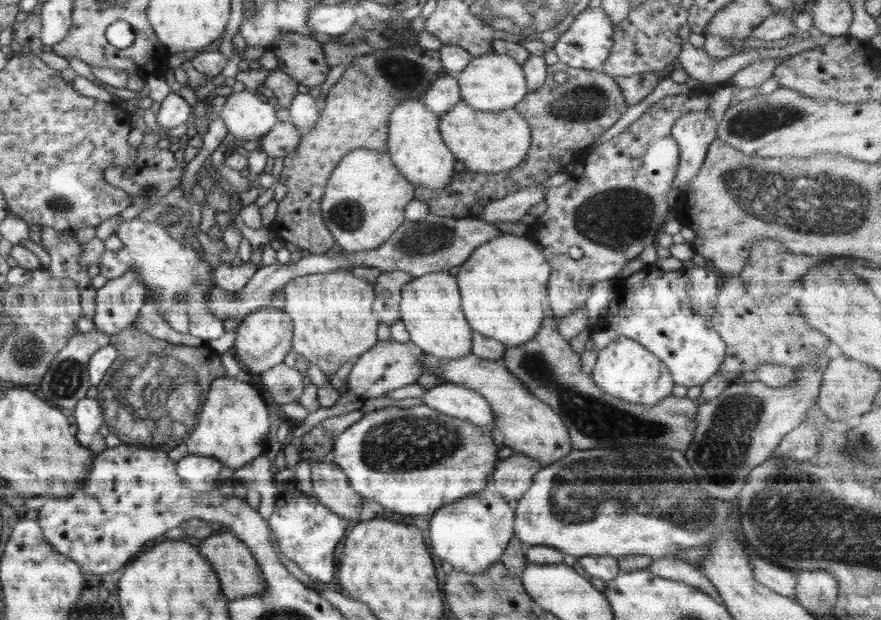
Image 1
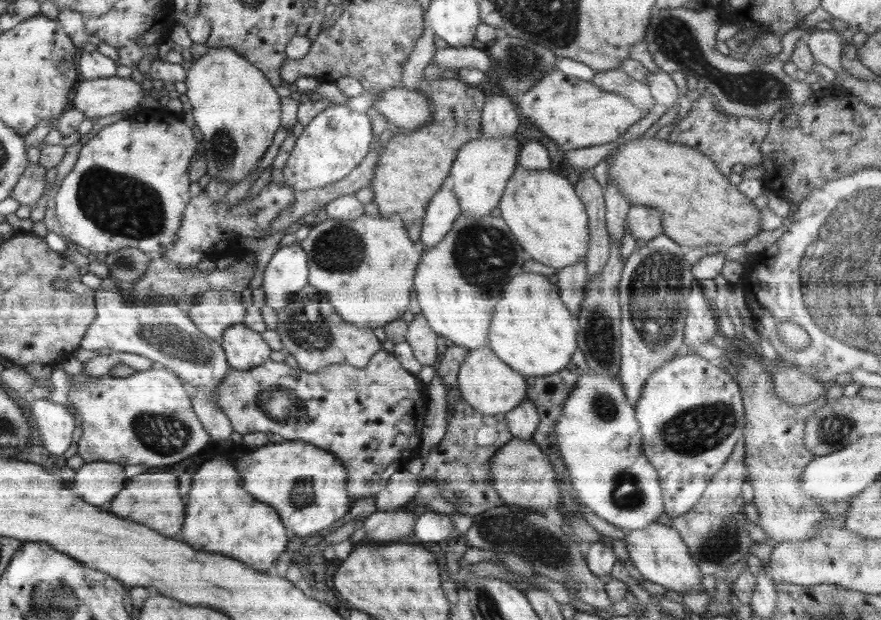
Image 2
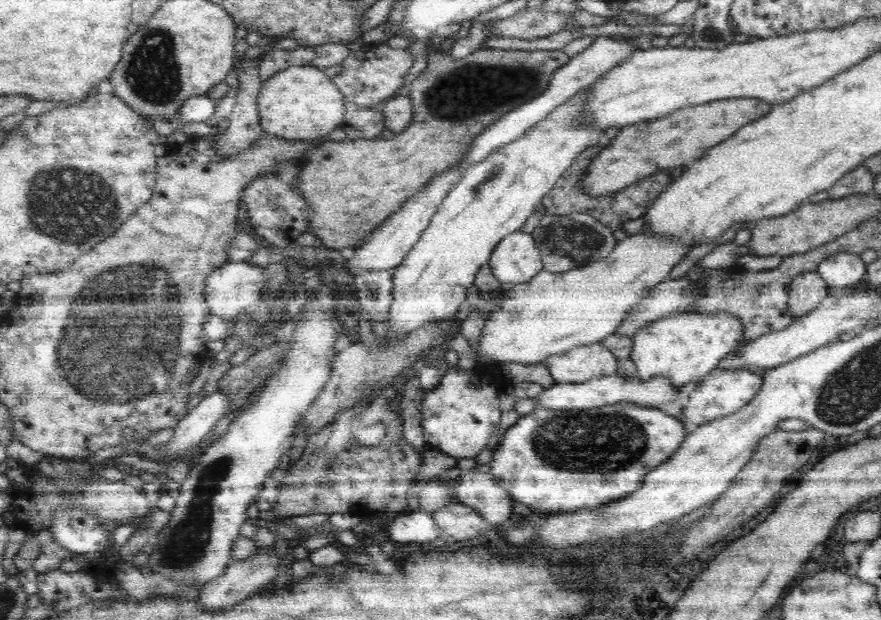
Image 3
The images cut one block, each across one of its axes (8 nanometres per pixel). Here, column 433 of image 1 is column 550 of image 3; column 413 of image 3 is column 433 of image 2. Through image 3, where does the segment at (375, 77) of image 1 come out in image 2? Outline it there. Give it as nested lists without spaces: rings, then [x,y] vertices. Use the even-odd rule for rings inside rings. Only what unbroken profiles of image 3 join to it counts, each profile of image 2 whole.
[[[455,75],[437,80],[422,78],[416,86],[432,103],[432,118],[414,131],[396,133],[388,142],[374,168],[371,186],[379,215],[388,217],[398,214],[406,232],[414,242],[420,241],[423,218],[434,194],[449,181],[450,168],[458,150],[480,136],[482,108],[486,102],[485,92],[476,85],[468,85]]]

